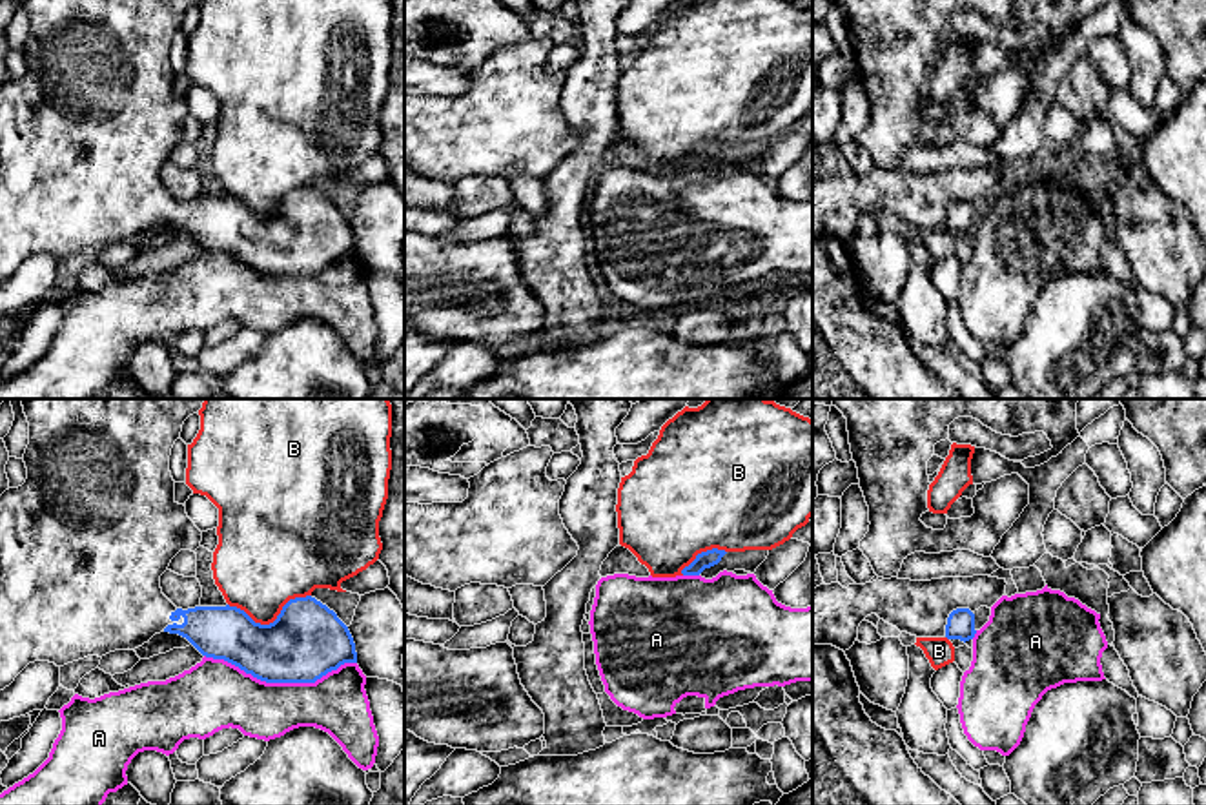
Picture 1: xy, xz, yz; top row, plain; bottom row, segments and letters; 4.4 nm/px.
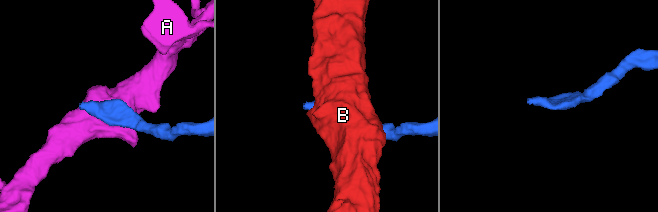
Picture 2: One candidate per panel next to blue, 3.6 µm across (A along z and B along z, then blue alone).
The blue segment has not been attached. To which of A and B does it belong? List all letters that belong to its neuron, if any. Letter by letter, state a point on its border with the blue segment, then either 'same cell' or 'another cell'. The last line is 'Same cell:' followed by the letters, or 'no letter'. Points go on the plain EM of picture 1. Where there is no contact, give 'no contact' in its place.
A: xy (281, 274) | another cell
B: xy (270, 215) | another cell
Same cell: no letter

